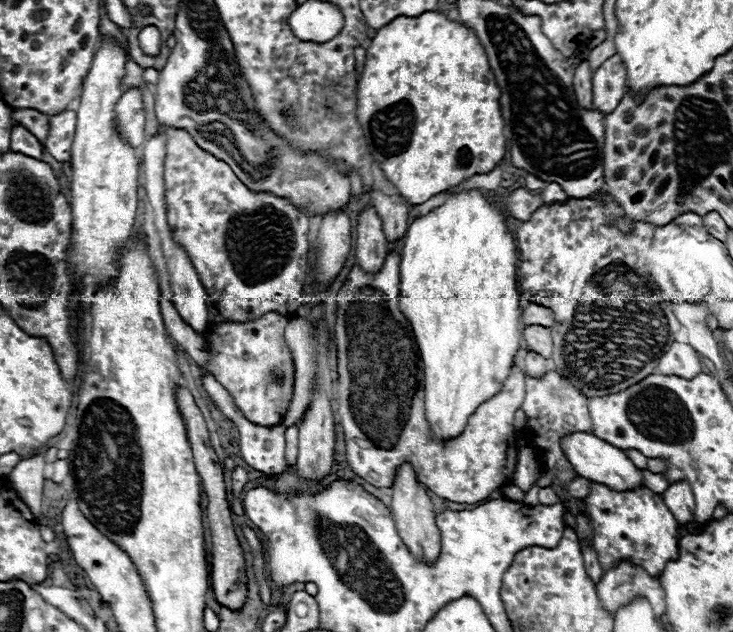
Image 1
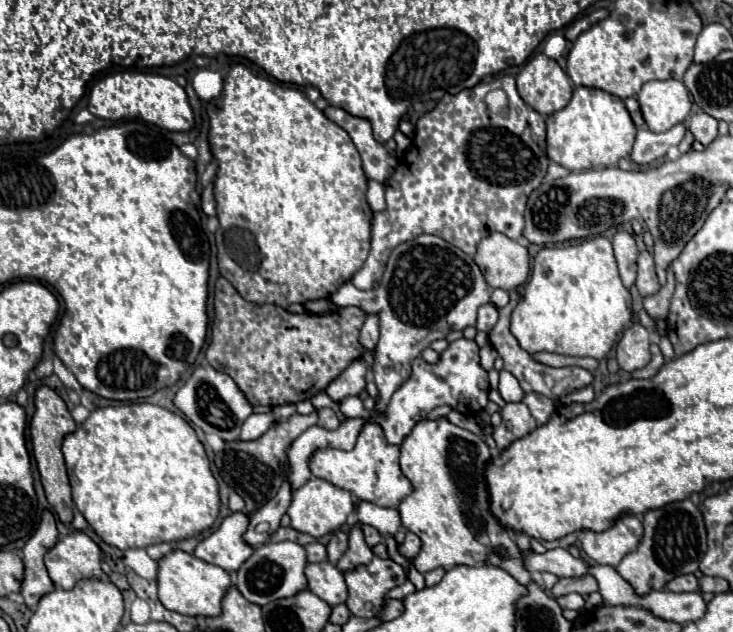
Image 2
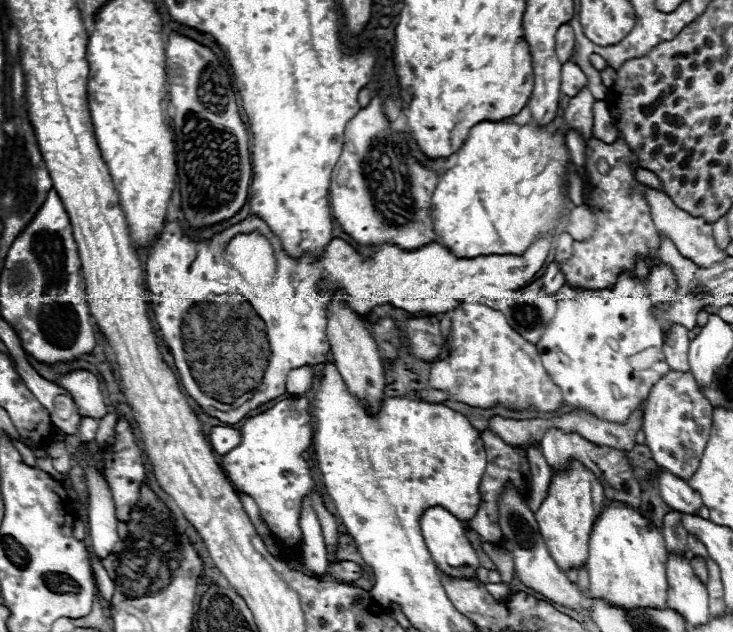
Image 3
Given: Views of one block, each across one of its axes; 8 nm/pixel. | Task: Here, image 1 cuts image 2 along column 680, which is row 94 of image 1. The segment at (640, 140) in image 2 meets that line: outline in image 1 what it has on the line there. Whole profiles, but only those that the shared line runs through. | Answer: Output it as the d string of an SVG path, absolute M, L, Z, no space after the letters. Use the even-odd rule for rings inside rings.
M130 88L122 94L122 98L116 104L116 126L120 136L132 146L140 146L144 138L144 122L146 112L142 106L142 96L136 88Z

